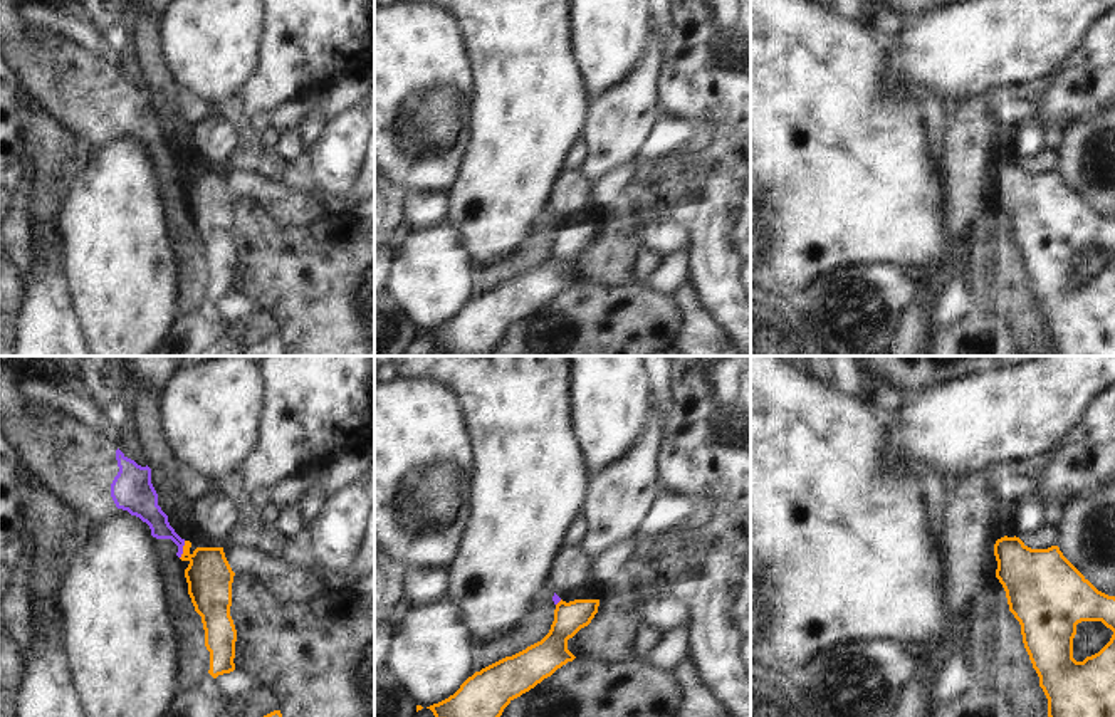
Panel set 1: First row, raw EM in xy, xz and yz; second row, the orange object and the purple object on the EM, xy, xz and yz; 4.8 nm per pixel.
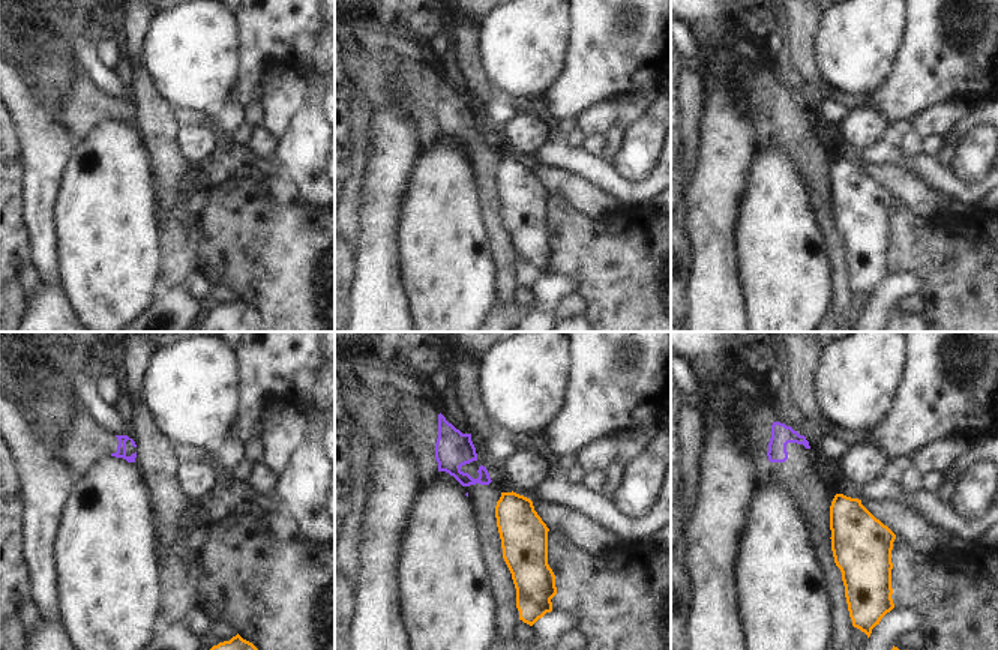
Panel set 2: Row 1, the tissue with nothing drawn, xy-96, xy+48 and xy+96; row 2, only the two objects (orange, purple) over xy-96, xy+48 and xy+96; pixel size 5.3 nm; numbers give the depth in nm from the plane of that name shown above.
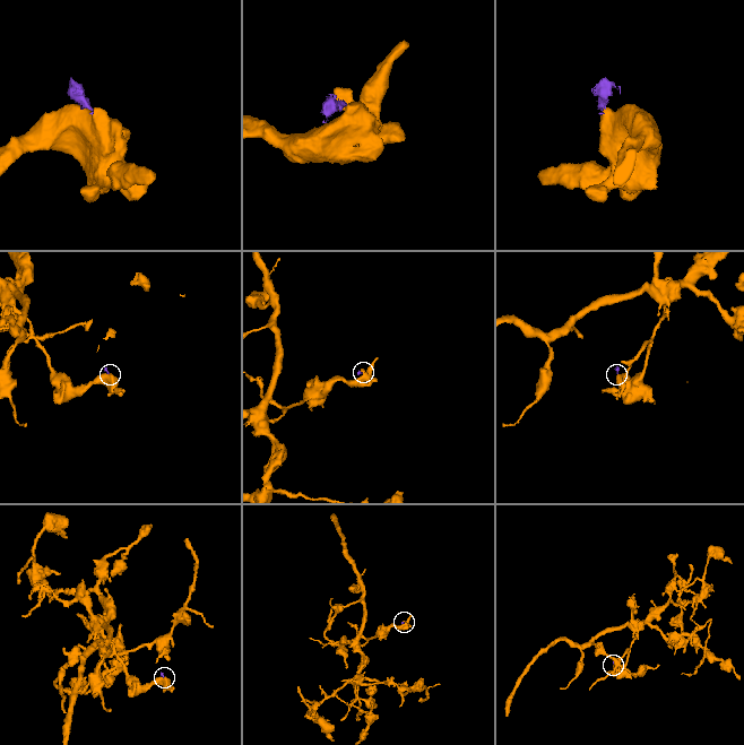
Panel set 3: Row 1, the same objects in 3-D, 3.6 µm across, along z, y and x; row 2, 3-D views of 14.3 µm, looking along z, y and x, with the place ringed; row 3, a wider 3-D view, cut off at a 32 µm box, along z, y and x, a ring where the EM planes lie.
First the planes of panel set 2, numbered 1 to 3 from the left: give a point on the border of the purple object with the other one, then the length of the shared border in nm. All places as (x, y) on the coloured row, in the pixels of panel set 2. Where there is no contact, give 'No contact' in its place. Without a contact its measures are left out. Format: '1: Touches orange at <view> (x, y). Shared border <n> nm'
1: No contact
2: No contact
3: No contact

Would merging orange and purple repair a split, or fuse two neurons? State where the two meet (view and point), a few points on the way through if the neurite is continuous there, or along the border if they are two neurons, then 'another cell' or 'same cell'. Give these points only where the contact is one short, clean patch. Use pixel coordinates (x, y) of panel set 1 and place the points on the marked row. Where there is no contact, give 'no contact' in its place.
contact xy (183, 549); border xy (185, 541), (180, 558); another cell

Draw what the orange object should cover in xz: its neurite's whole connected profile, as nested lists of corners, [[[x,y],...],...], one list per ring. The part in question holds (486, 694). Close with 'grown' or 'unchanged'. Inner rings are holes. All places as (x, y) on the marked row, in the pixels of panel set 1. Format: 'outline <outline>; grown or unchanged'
outline [[[561,599],[541,641],[475,672],[453,695],[427,709],[435,717],[500,717],[514,699],[576,658],[568,640],[591,623],[598,606],[599,599]]]; unchanged

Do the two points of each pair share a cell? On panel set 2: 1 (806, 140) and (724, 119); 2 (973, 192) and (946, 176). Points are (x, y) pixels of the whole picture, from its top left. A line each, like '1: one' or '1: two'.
1: two
2: one

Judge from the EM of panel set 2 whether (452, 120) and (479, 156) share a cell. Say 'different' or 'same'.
same

